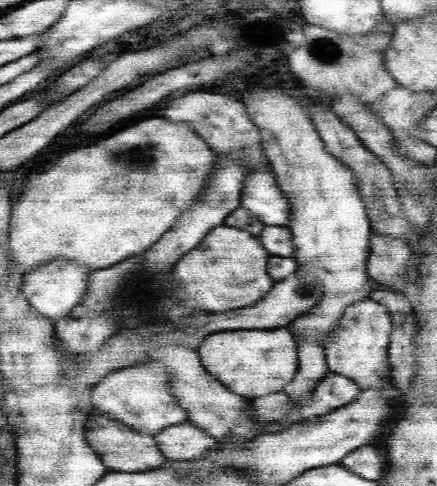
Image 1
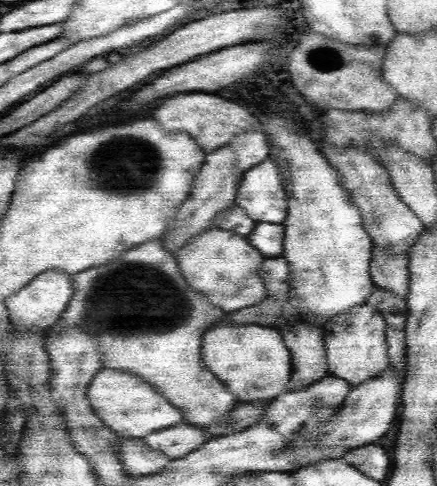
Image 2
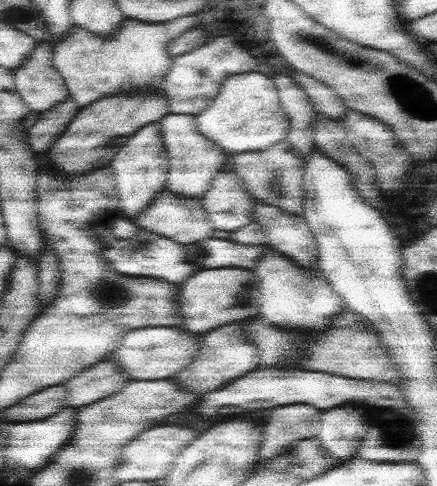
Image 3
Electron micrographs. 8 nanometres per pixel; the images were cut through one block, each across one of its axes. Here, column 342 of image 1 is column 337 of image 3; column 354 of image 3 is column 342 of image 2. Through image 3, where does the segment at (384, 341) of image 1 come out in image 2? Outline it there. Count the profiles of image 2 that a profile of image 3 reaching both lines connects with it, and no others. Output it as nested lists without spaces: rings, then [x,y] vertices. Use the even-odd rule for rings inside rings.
[[[370,304],[352,306],[336,316],[332,316],[328,322],[322,324],[324,340],[326,340],[326,354],[328,354],[328,368],[330,376],[344,378],[352,382],[352,386],[360,386],[382,372],[390,368],[390,356],[388,356],[388,322],[384,314],[380,314]]]

